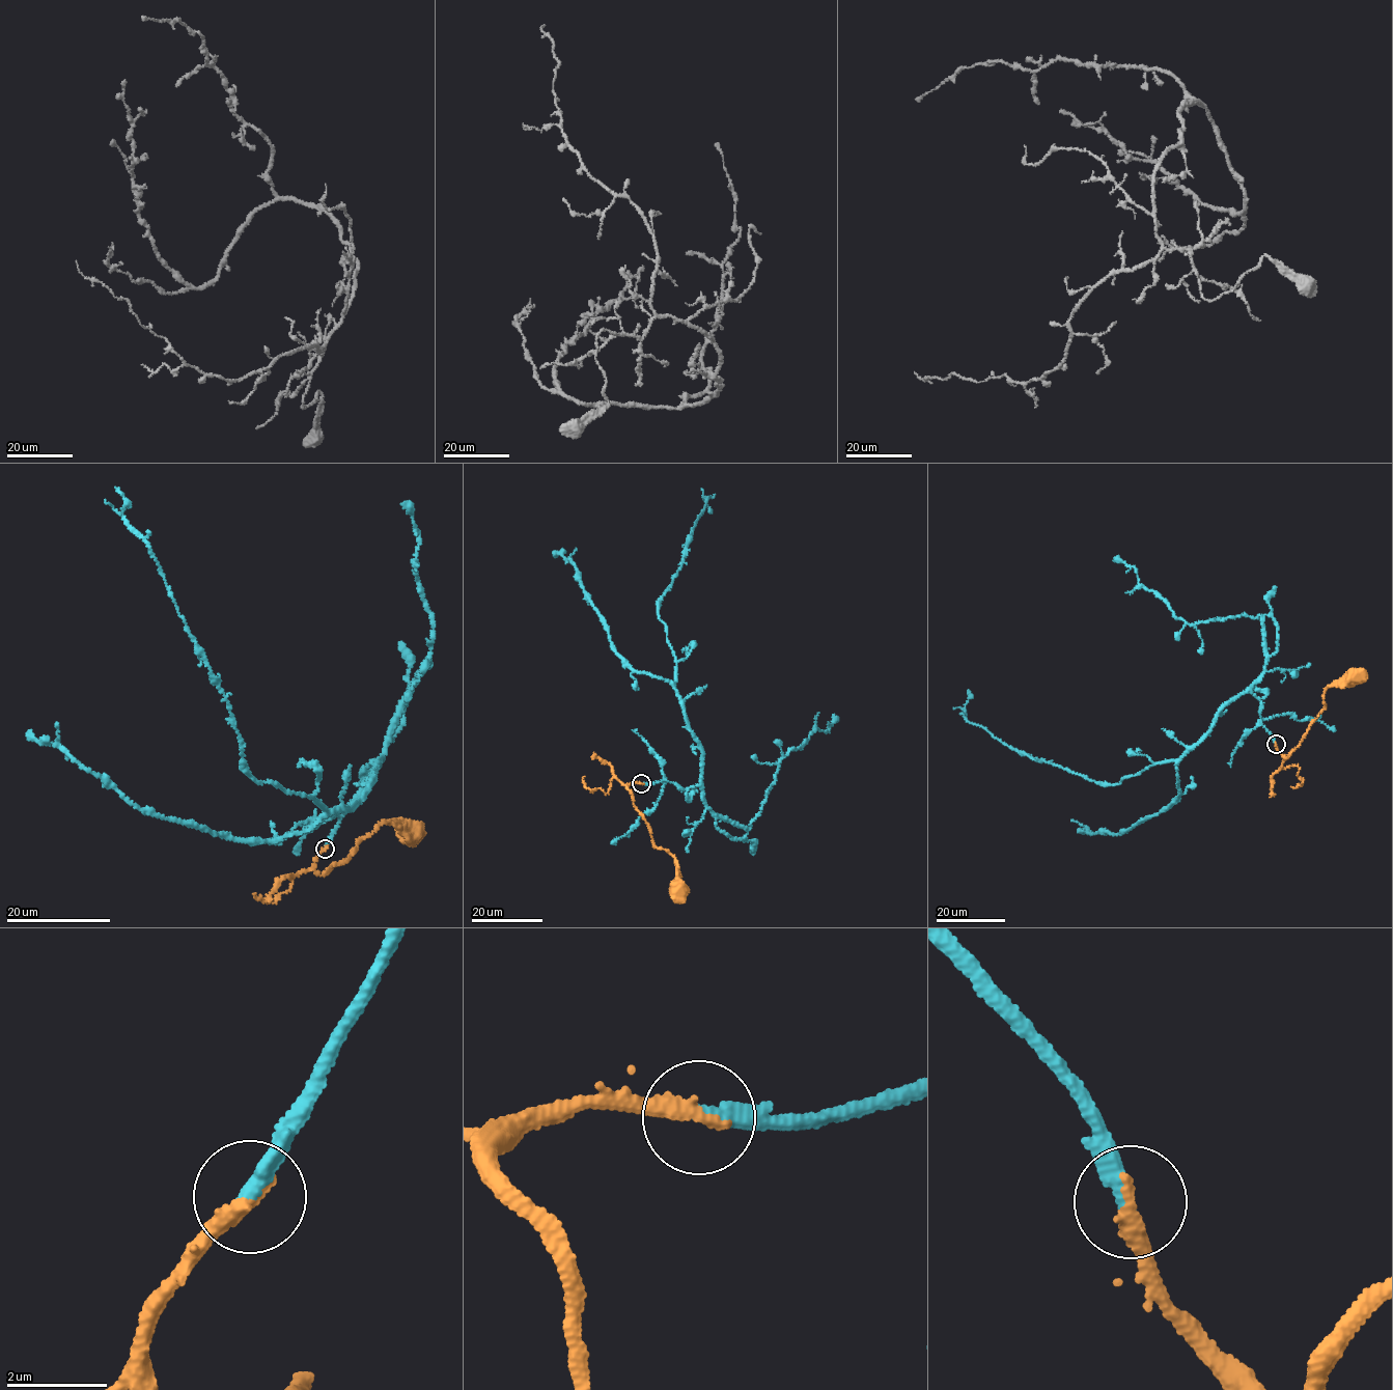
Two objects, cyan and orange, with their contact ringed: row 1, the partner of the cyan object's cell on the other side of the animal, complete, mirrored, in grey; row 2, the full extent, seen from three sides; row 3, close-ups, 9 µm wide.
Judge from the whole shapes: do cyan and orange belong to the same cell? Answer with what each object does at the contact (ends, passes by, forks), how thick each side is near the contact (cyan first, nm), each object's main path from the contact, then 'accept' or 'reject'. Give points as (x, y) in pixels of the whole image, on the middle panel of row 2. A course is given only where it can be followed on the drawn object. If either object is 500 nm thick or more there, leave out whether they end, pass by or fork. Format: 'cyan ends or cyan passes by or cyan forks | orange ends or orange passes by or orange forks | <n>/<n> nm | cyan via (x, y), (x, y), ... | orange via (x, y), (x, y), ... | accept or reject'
cyan ends | orange ends | 360/340 nm | cyan via (641, 784), (699, 783), (701, 754), (658, 615), (704, 498), (709, 509) | orange via (641, 784), (633, 783), (628, 789), (655, 845), (674, 858), (678, 889) | accept

